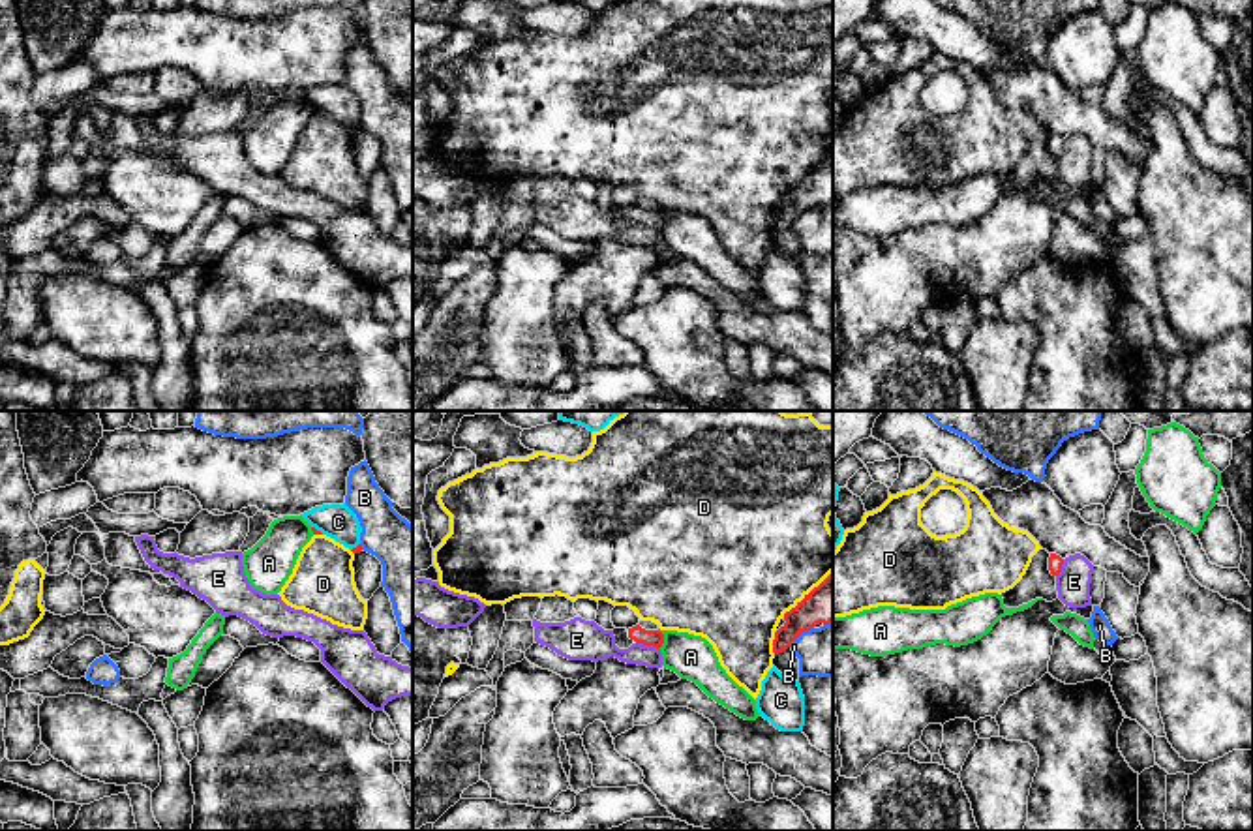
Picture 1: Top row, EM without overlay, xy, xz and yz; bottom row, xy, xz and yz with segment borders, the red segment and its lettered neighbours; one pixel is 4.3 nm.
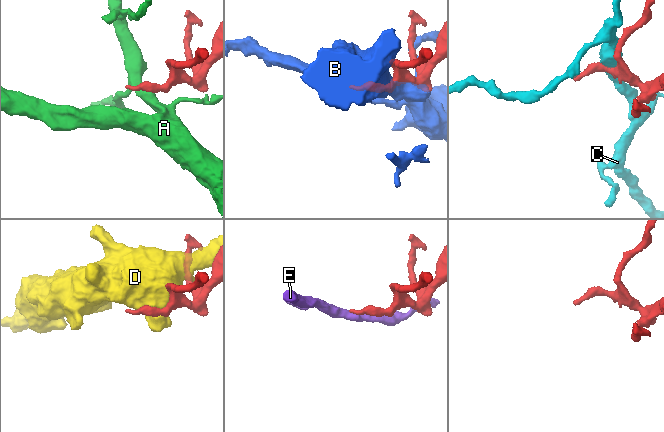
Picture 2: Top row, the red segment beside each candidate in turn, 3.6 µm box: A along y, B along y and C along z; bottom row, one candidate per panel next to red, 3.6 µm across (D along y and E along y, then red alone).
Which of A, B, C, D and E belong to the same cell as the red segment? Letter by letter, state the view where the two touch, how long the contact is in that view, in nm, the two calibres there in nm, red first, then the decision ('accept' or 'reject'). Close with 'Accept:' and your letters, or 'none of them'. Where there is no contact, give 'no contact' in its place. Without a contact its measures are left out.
A: xz | 90 nm | 70/190 nm | reject
B: xz | 130 nm | 180/220 nm | reject
C: xy | 70 nm | 20/150 nm | reject
D: xz | 100 nm | 140/420 nm | reject
E: xz | 110 nm | 70/160 nm | reject
Accept: none of them

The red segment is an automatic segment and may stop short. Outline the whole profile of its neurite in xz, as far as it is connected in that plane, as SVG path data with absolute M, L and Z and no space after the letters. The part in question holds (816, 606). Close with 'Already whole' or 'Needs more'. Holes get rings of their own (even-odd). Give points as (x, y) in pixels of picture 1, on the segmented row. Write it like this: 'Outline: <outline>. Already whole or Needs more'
Outline: M833 572L814 587L795 608L784 613L784 625L775 632L773 653L792 647L797 636L816 625L833 623Z. Already whole

